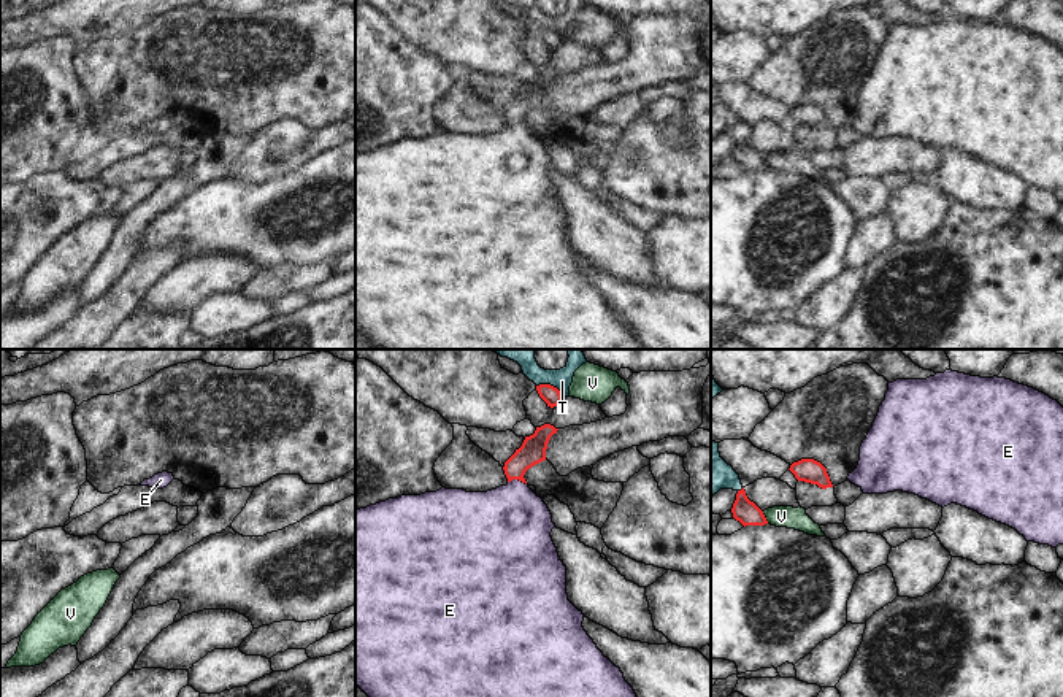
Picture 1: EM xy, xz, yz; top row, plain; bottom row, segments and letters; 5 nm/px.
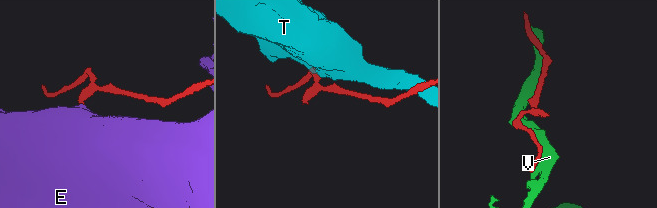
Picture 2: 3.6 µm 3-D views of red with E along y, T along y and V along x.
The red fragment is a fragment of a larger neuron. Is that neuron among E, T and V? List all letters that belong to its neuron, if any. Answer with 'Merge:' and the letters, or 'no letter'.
Merge: E

